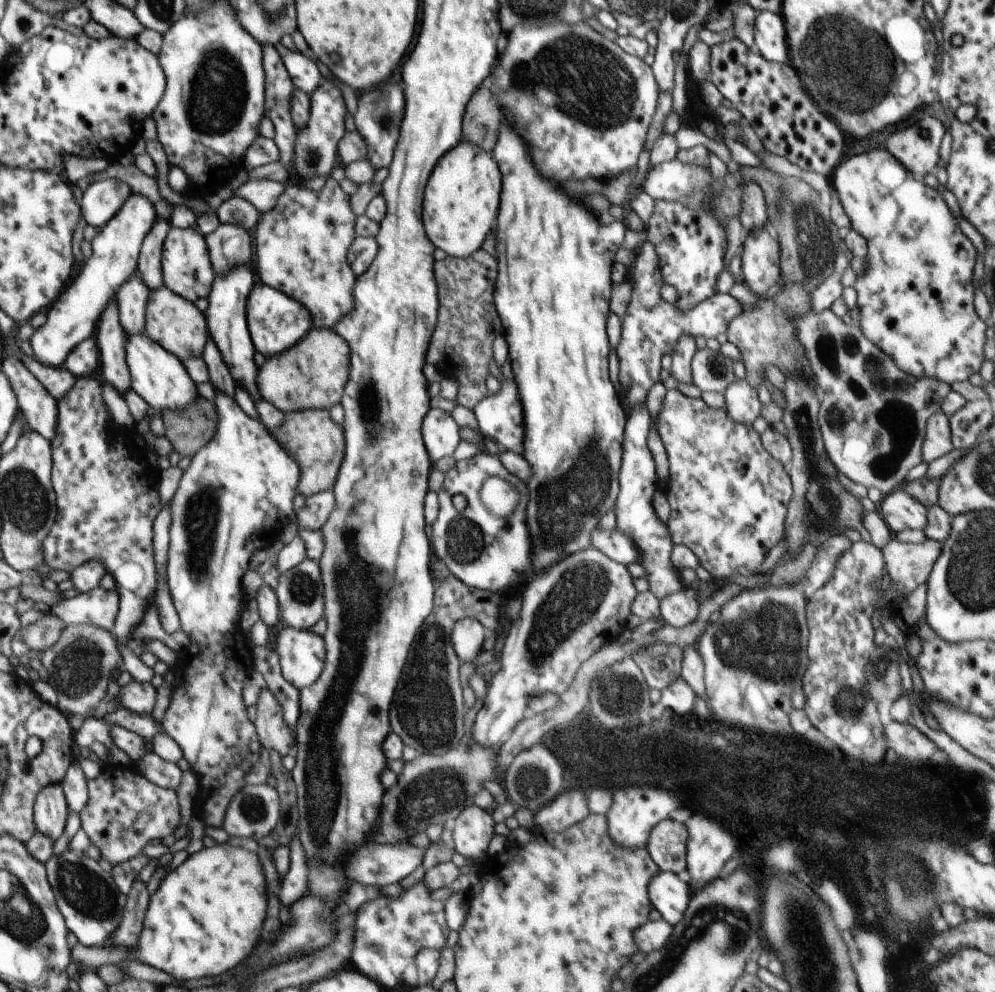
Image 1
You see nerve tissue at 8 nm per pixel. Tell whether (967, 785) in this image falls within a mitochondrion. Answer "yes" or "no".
no

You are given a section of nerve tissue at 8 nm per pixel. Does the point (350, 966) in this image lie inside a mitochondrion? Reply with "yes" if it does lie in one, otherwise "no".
no

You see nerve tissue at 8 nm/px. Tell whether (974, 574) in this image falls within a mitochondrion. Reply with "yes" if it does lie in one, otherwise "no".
yes

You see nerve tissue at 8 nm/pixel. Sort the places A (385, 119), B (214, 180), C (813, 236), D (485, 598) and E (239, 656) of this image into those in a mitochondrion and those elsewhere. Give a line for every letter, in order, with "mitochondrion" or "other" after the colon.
A: mitochondrion
B: other
C: mitochondrion
D: other
E: other

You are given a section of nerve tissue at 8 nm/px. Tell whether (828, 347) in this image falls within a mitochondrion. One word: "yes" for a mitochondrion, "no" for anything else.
yes

